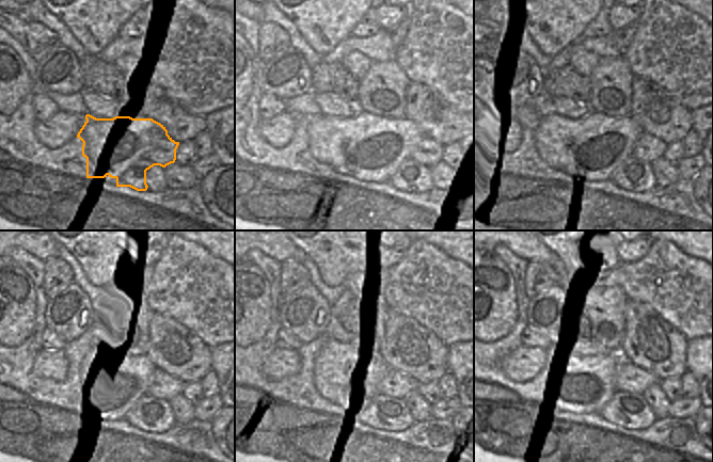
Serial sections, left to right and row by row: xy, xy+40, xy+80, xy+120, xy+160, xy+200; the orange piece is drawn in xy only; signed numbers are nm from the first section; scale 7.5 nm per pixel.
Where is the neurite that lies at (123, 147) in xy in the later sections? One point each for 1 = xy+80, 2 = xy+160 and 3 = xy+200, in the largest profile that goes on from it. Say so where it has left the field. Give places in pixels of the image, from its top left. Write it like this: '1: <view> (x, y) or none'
1: xy+80 (596, 145)
2: xy+160 (351, 380)
3: xy+200 (582, 373)

